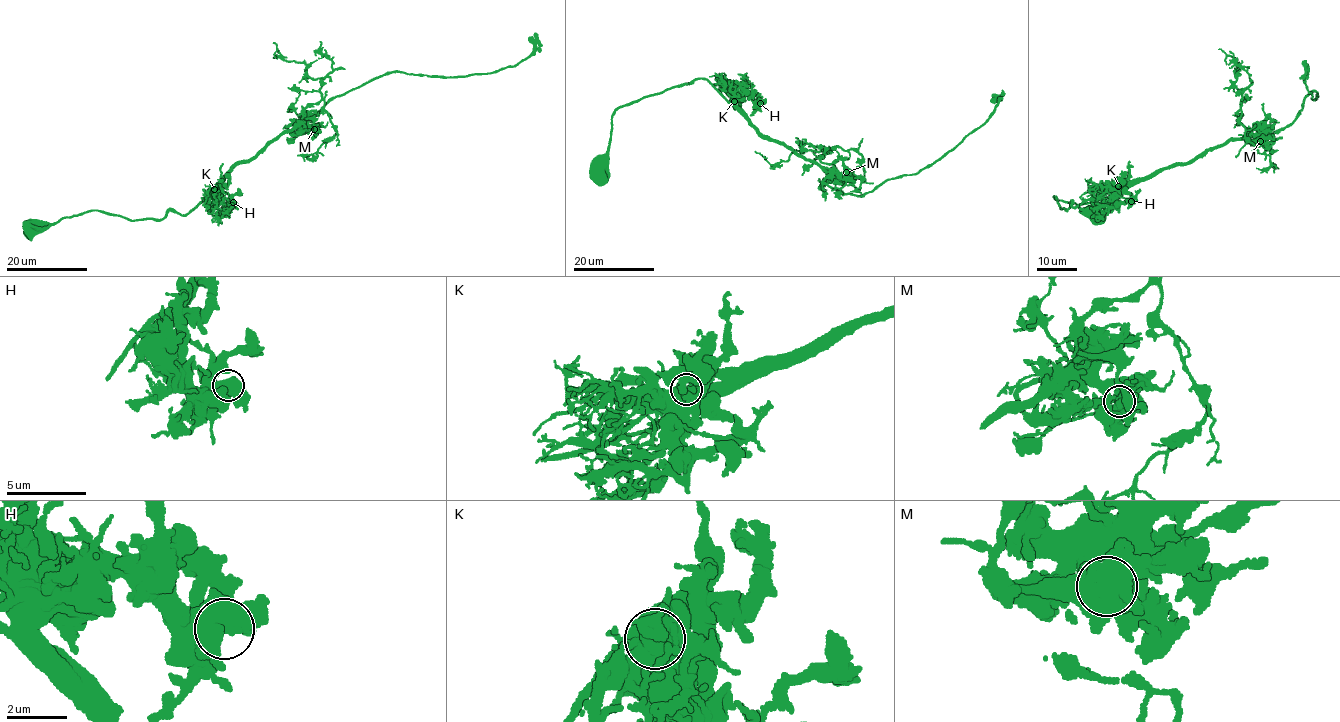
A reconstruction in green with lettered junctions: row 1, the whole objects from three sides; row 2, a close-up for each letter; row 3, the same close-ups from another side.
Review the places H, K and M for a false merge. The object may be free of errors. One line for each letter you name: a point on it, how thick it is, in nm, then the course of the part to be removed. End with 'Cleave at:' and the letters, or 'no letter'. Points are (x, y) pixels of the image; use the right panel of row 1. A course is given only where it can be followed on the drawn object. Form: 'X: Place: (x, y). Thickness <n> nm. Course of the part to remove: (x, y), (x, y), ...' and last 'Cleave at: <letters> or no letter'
M: Place: (1260, 141). Thickness 600 nm. Course of the part to remove: (1261, 140), (1246, 137), (1238, 110), (1243, 89), (1234, 83), (1237, 62), (1218, 49)
Cleave at: M

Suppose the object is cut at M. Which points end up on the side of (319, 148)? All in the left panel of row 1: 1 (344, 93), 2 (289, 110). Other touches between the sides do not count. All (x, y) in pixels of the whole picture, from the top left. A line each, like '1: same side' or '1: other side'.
1: other side
2: same side

